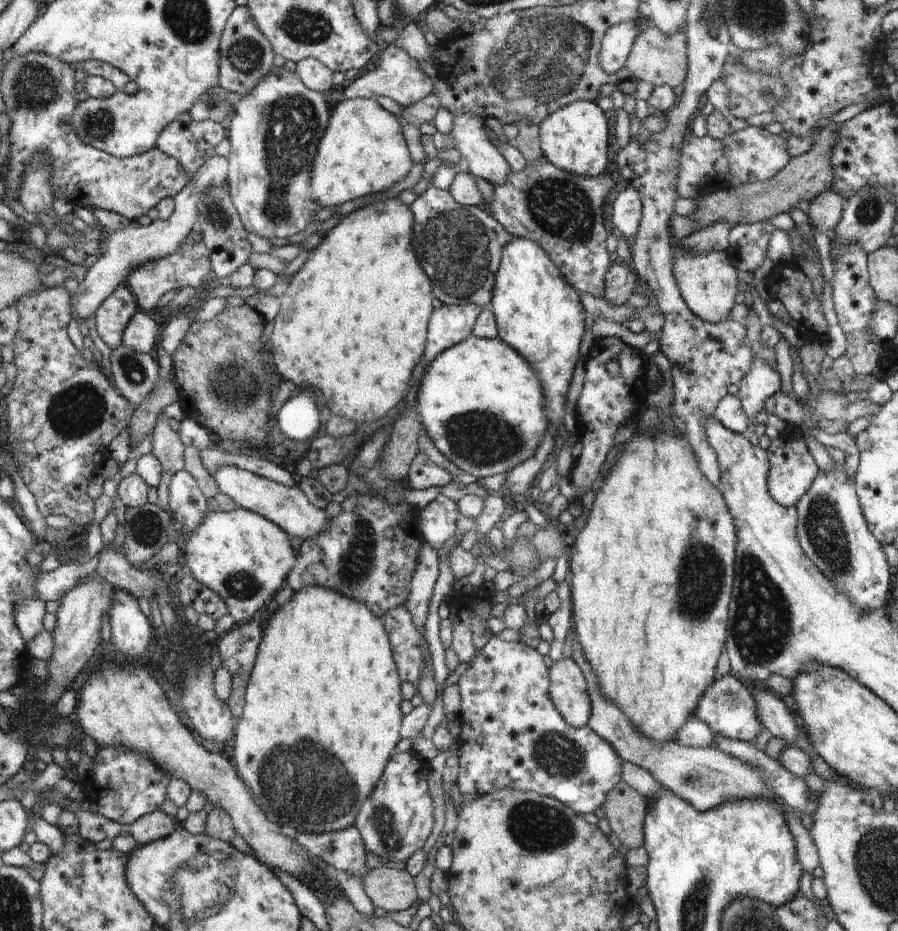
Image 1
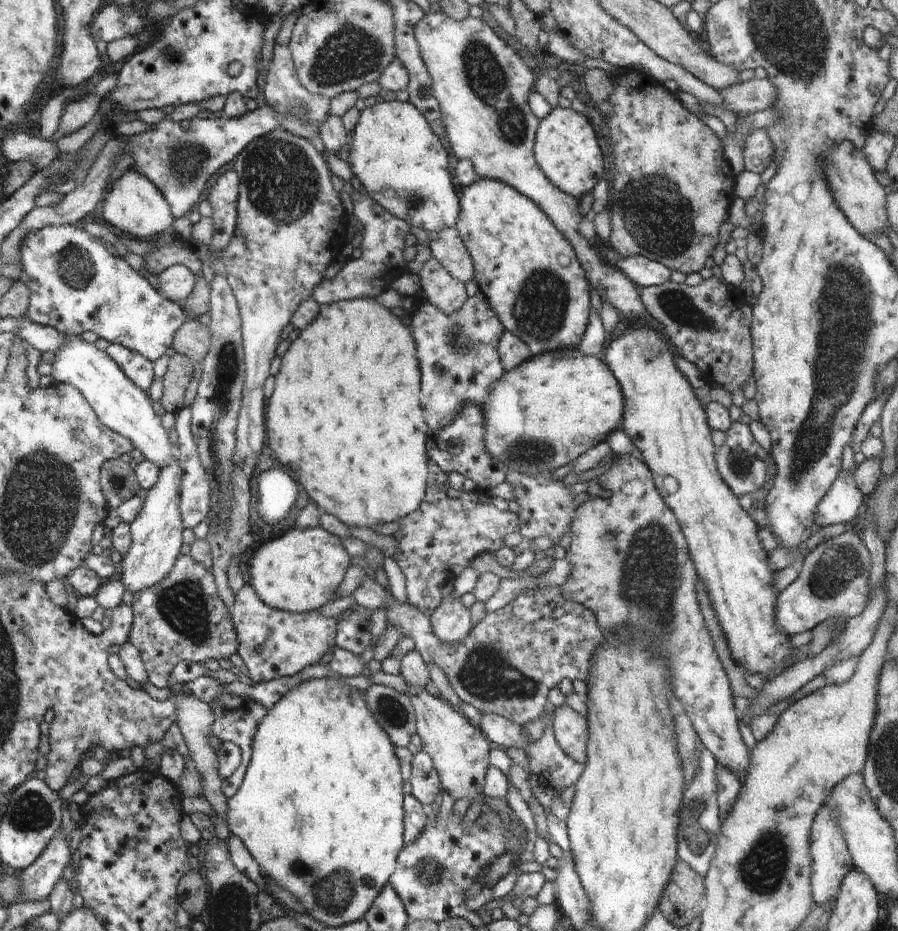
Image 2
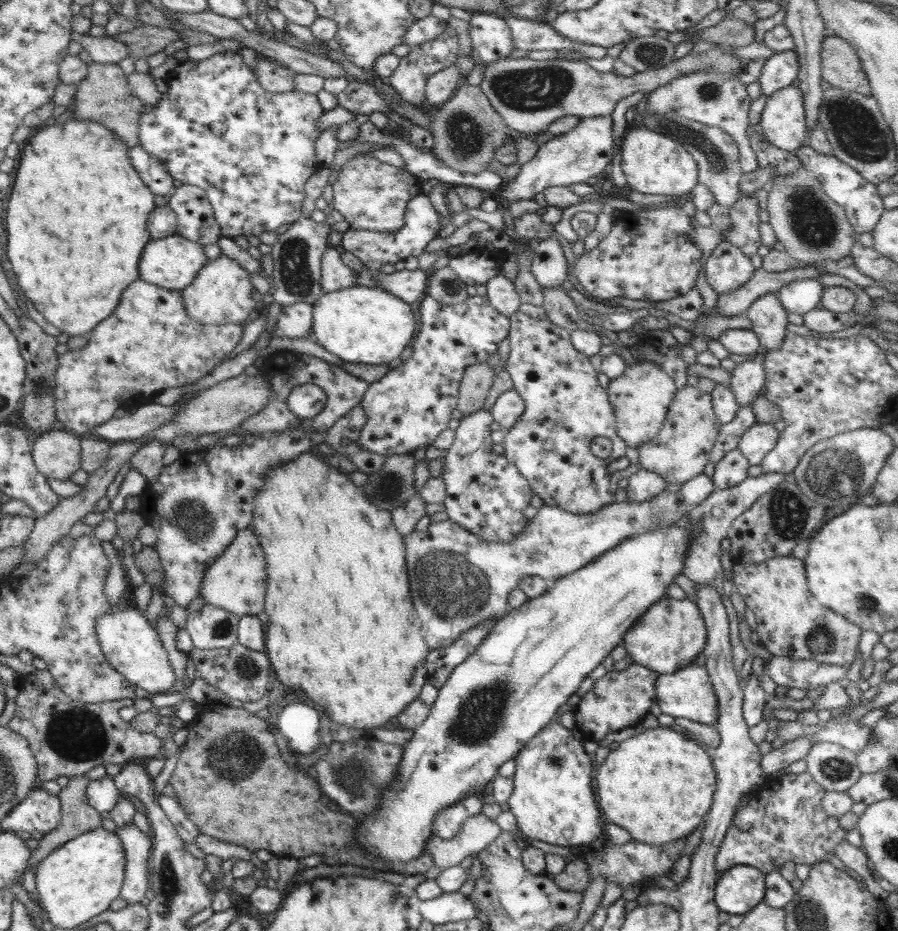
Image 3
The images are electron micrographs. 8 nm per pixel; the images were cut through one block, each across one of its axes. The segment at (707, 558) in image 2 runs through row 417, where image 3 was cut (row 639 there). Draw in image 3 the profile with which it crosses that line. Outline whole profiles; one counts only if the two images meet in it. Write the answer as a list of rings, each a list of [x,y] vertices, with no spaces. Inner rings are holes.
[[[665,597],[652,604],[624,634],[627,658],[658,674],[670,674],[694,664],[707,639],[704,619],[694,601]]]

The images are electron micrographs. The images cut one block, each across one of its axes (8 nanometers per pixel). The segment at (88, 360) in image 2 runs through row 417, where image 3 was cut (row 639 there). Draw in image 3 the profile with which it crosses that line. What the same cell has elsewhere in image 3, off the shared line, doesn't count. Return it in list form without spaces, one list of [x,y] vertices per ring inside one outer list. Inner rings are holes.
[[[126,608],[119,612],[108,612],[96,617],[95,630],[102,654],[116,668],[116,672],[124,675],[128,682],[135,687],[140,686],[153,695],[174,690],[176,675],[170,664],[168,652],[162,646],[155,628],[138,608]]]

